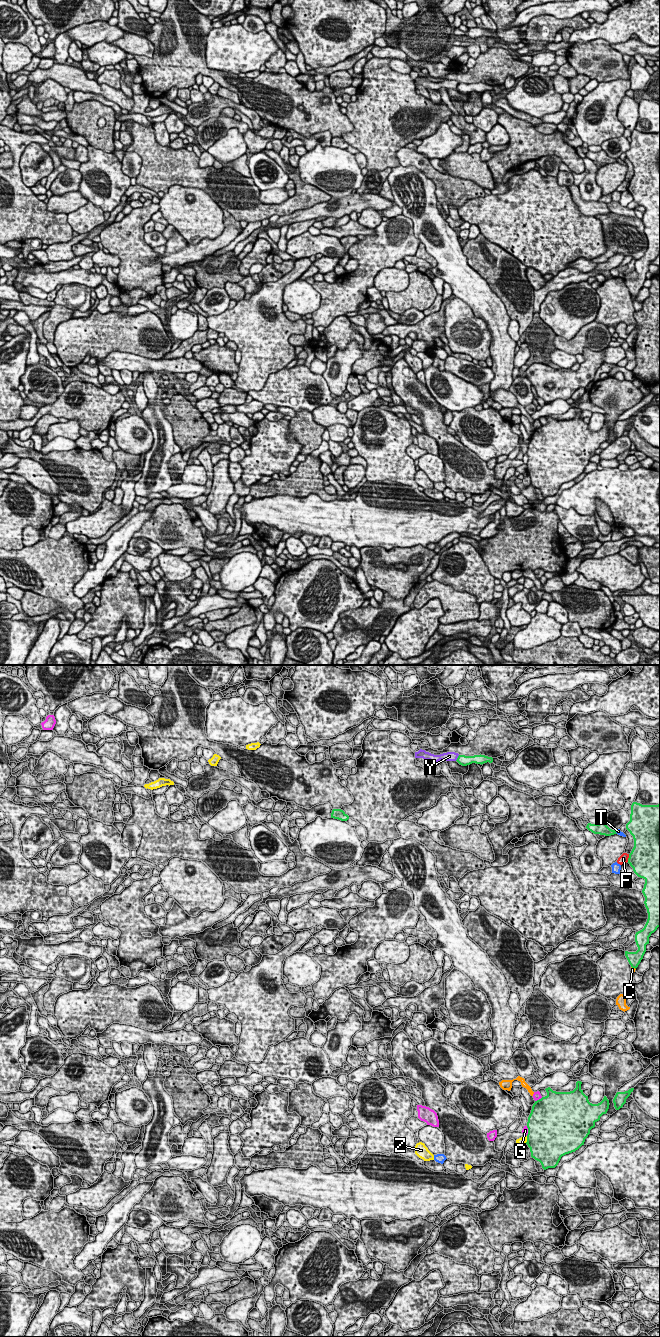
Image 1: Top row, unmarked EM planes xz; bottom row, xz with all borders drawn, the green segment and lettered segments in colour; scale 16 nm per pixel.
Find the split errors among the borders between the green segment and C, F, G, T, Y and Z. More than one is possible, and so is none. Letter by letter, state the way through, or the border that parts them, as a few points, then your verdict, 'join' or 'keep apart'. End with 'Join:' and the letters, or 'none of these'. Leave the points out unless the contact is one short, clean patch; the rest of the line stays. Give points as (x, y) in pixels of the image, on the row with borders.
C: keep apart
F: along xz (629, 854), (627, 861) | keep apart
G: keep apart
T: keep apart
Y: join
Z: keep apart
Join: Y

